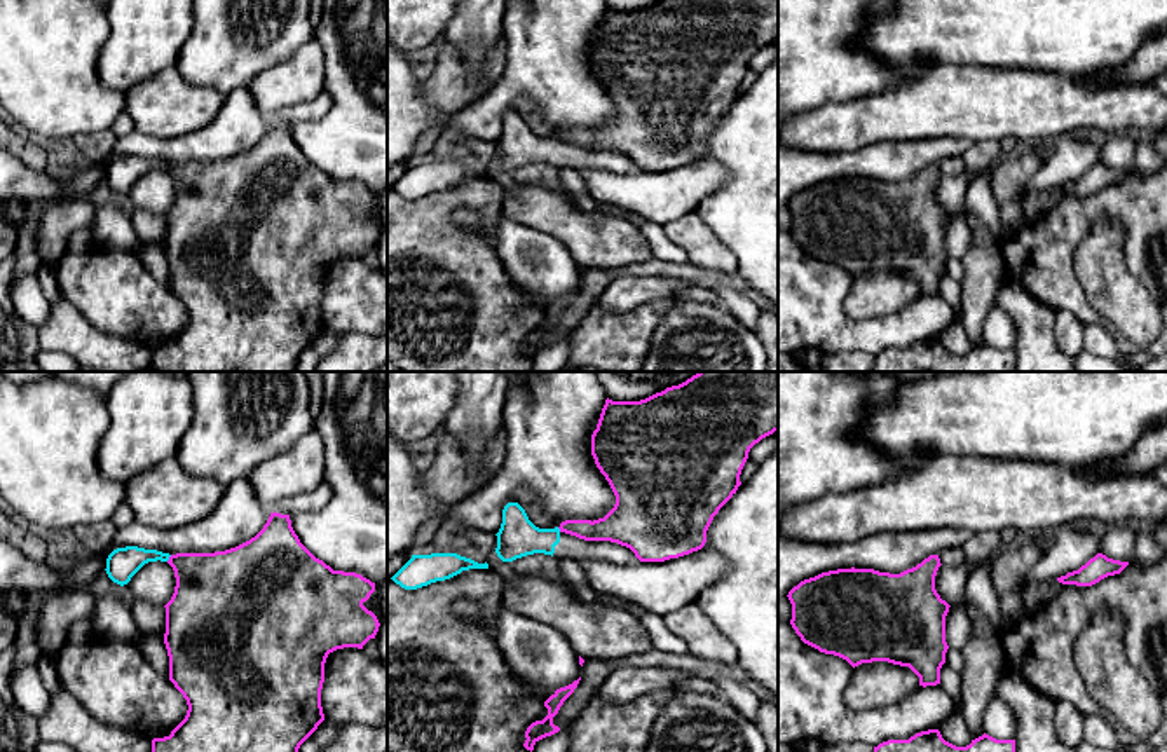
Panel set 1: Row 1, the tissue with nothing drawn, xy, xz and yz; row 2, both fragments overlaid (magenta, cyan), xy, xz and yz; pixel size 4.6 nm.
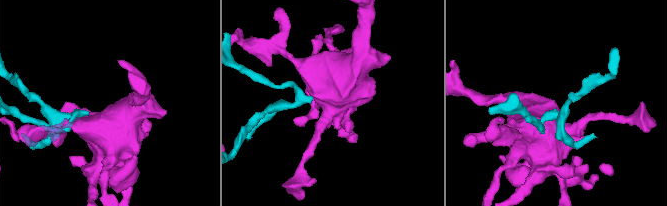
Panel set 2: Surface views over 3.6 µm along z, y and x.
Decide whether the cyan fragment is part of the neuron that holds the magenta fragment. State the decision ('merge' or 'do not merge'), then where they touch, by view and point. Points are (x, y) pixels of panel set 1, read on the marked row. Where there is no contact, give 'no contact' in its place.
do not merge | xy (170, 559)

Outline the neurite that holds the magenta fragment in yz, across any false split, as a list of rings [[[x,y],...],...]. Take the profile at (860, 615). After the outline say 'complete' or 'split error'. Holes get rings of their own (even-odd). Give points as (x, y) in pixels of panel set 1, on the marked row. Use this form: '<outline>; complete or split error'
[[[938,555],[900,574],[837,569],[801,581],[788,591],[790,625],[820,653],[862,663],[909,667],[919,686],[940,684],[949,649],[949,604],[935,590]]]; complete

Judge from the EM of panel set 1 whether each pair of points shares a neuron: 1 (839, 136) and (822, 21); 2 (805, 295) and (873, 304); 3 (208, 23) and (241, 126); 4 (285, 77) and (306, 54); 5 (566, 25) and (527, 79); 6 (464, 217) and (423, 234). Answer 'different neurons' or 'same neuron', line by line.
1: different neurons
2: different neurons
3: different neurons
4: same neuron
5: same neuron
6: different neurons

